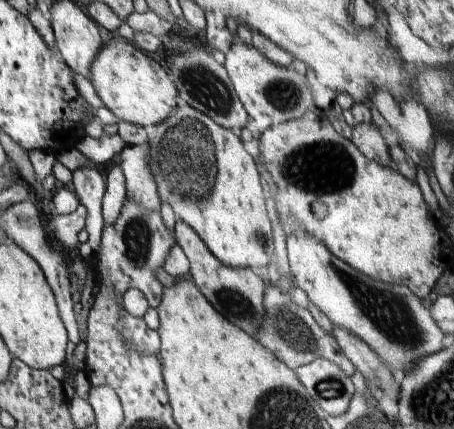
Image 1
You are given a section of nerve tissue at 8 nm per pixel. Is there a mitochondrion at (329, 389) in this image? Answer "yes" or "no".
yes

